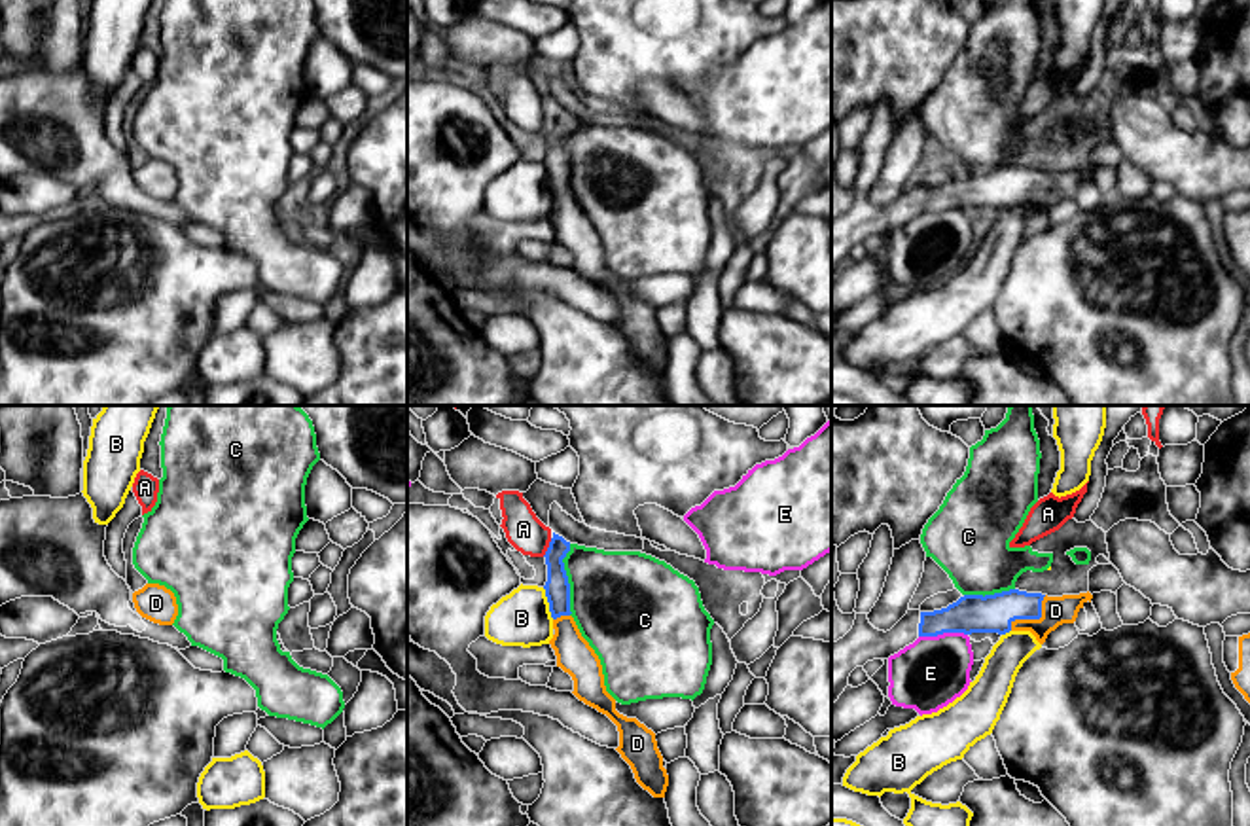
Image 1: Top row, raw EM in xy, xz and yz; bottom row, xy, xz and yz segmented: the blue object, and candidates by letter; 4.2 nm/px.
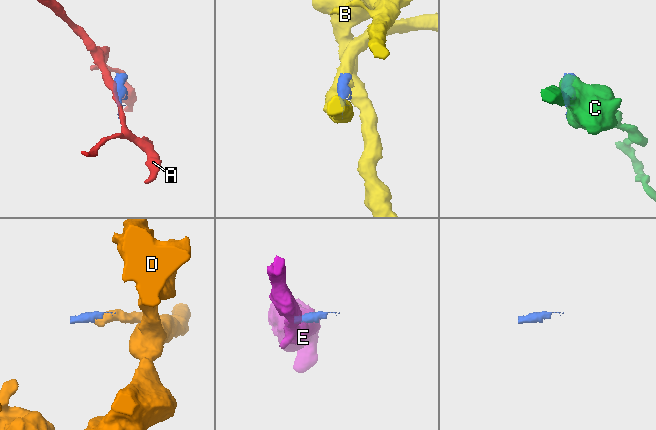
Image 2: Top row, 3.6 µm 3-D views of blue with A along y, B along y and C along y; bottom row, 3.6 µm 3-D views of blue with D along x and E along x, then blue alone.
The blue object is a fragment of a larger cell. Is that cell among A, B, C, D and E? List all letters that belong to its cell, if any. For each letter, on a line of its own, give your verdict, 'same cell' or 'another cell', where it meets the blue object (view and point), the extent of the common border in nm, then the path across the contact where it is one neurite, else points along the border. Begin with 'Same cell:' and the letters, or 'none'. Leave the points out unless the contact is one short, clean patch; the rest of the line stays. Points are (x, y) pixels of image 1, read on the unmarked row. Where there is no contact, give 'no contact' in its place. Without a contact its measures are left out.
Same cell: D
A: another cell; meets blue in xz at (548, 124); contact 90 nm long; border along xz (552, 114), (542, 131)
B: another cell; meets blue in xz at (548, 177); contact 140 nm long; border along xz (542, 163), (553, 194)
C: another cell; meets blue in xz at (567, 156); contact 300 nm long; border along xz (571, 120), (563, 135), (569, 160), (569, 190)
D: same cell; meets blue in yz at (1033, 194); contact 220 nm long; runs through yz (995, 188), (1033, 194), (1055, 186)
E: another cell; meets blue in yz at (942, 209); contact 200 nm long; border along yz (966, 209), (919, 213)

